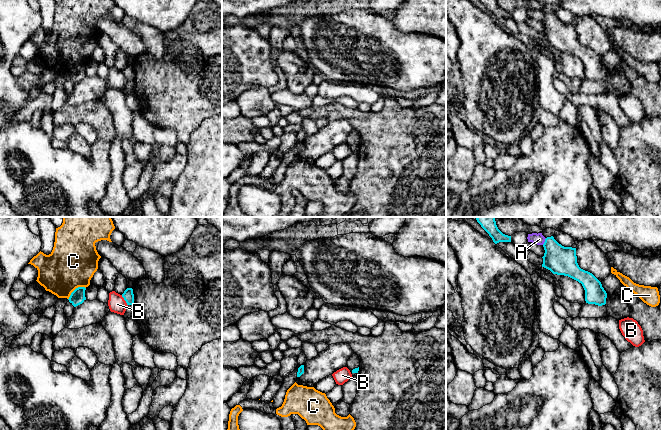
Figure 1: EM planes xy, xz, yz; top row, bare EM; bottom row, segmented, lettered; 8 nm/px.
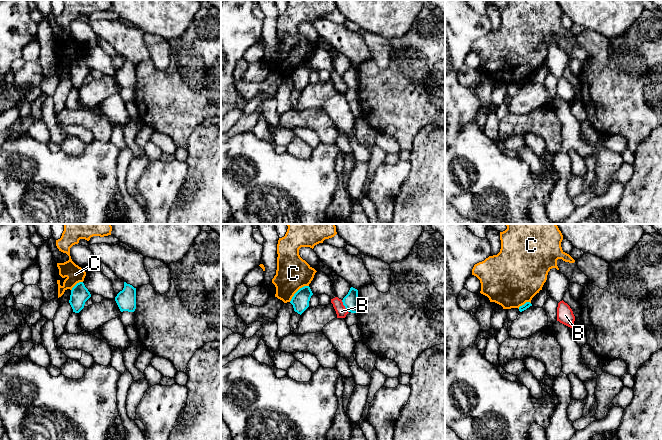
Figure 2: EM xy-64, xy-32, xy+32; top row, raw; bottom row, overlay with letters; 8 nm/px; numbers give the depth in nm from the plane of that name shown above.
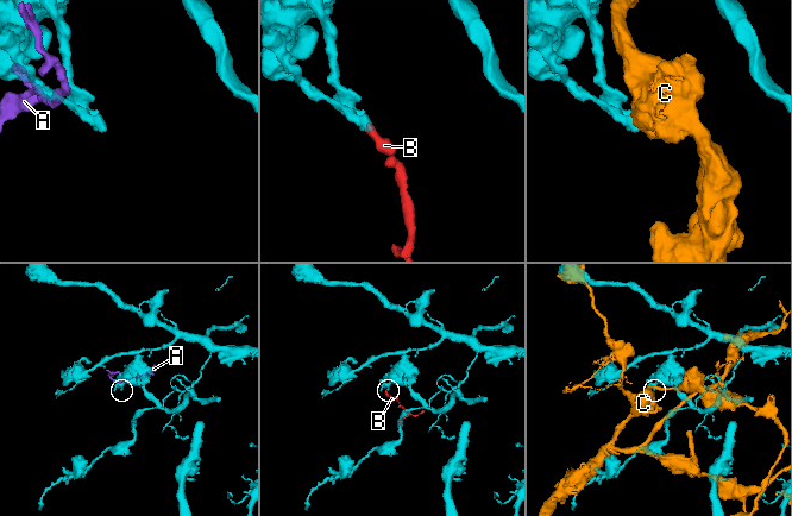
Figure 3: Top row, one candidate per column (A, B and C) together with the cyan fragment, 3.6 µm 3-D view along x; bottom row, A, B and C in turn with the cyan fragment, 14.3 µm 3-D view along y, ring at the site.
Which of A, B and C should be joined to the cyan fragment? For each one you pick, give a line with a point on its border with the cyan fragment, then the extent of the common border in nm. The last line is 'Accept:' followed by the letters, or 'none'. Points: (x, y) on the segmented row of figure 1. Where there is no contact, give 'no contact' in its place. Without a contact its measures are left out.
Accept: none

